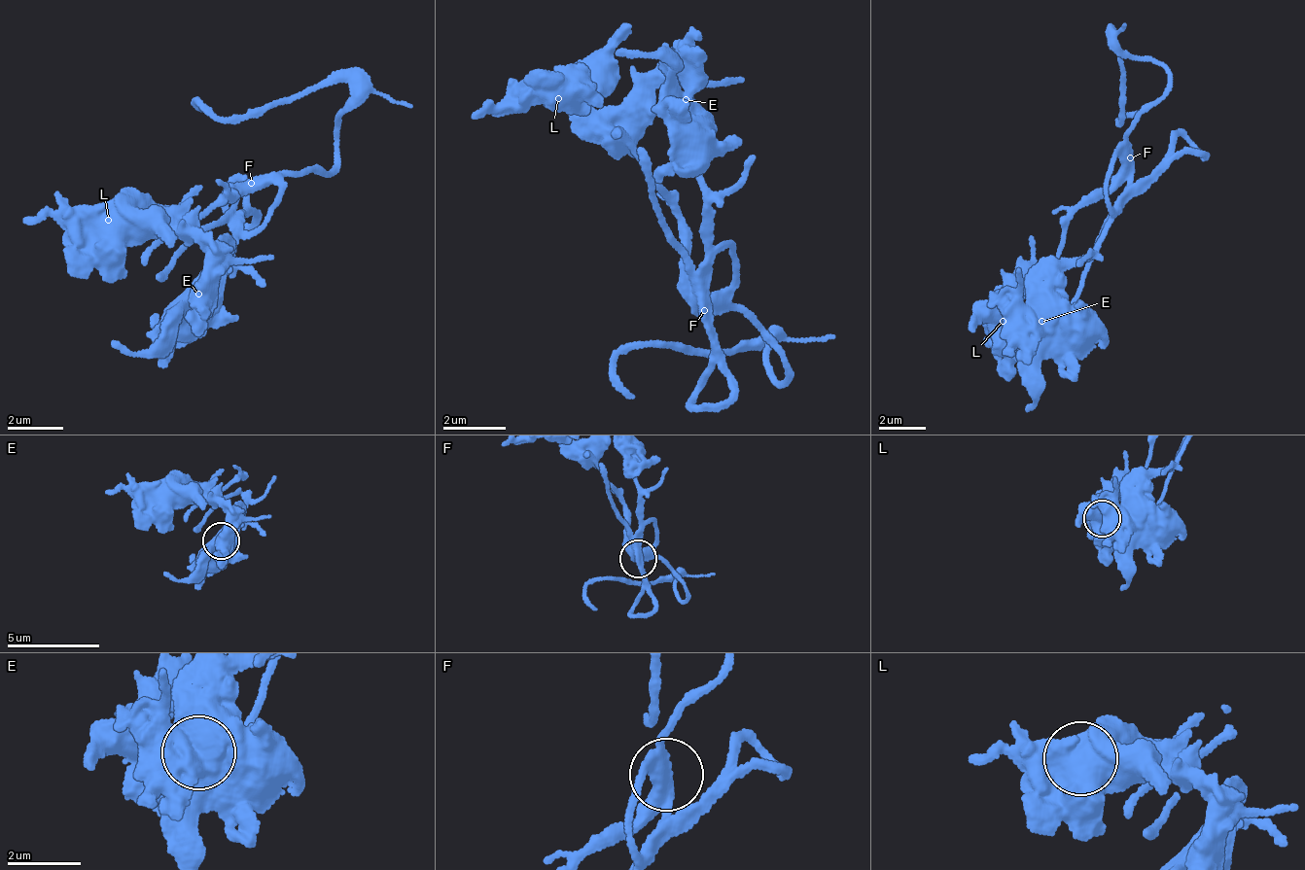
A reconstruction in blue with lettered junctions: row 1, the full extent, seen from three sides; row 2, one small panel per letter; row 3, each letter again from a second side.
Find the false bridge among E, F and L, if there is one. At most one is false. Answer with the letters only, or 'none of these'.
none of these

